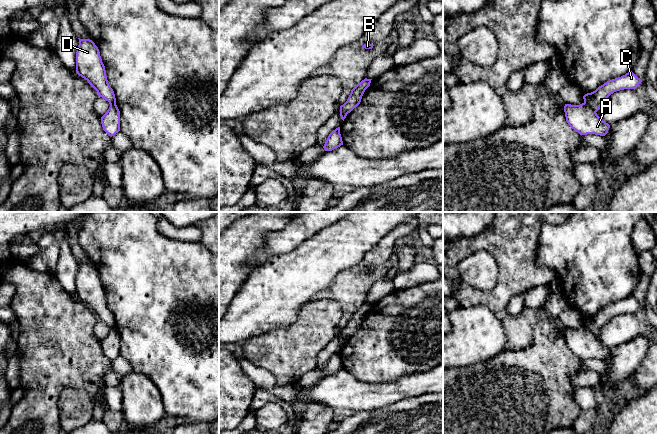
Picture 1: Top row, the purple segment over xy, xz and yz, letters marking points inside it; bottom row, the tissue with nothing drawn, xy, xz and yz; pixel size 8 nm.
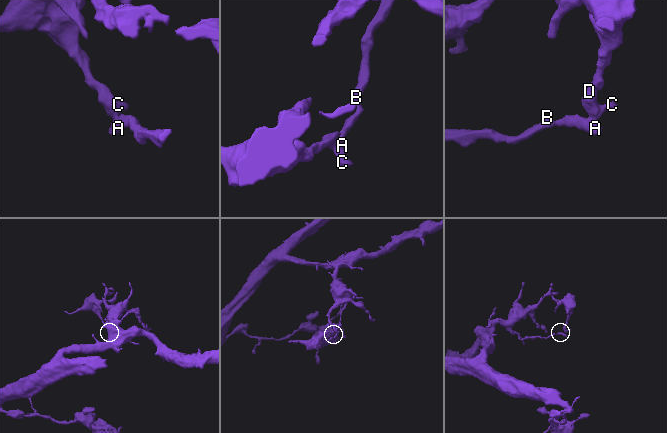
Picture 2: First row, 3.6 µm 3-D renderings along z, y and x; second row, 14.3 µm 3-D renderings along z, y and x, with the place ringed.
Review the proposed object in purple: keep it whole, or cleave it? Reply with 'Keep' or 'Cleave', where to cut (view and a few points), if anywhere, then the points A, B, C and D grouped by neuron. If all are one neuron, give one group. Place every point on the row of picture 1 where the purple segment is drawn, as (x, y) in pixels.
Cleave. Split along yz (584, 102), (595, 112). Groups: A B / C D

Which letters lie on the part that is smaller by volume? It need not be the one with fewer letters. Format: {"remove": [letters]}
{"remove": ["C", "D"]}

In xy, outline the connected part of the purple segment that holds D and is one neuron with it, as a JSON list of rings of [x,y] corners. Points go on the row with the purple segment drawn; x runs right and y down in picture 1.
[[[79,39],[76,52],[76,72],[97,91],[98,95],[109,102],[116,103],[113,89],[110,87],[105,66],[95,43],[90,39]]]

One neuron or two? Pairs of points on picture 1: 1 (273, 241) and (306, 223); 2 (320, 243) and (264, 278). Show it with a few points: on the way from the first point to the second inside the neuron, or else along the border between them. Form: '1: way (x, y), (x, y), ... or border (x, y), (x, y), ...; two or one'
1: way (281, 241), (285, 241), (298, 230); one
2: way (306, 257), (285, 278), (278, 278); one

